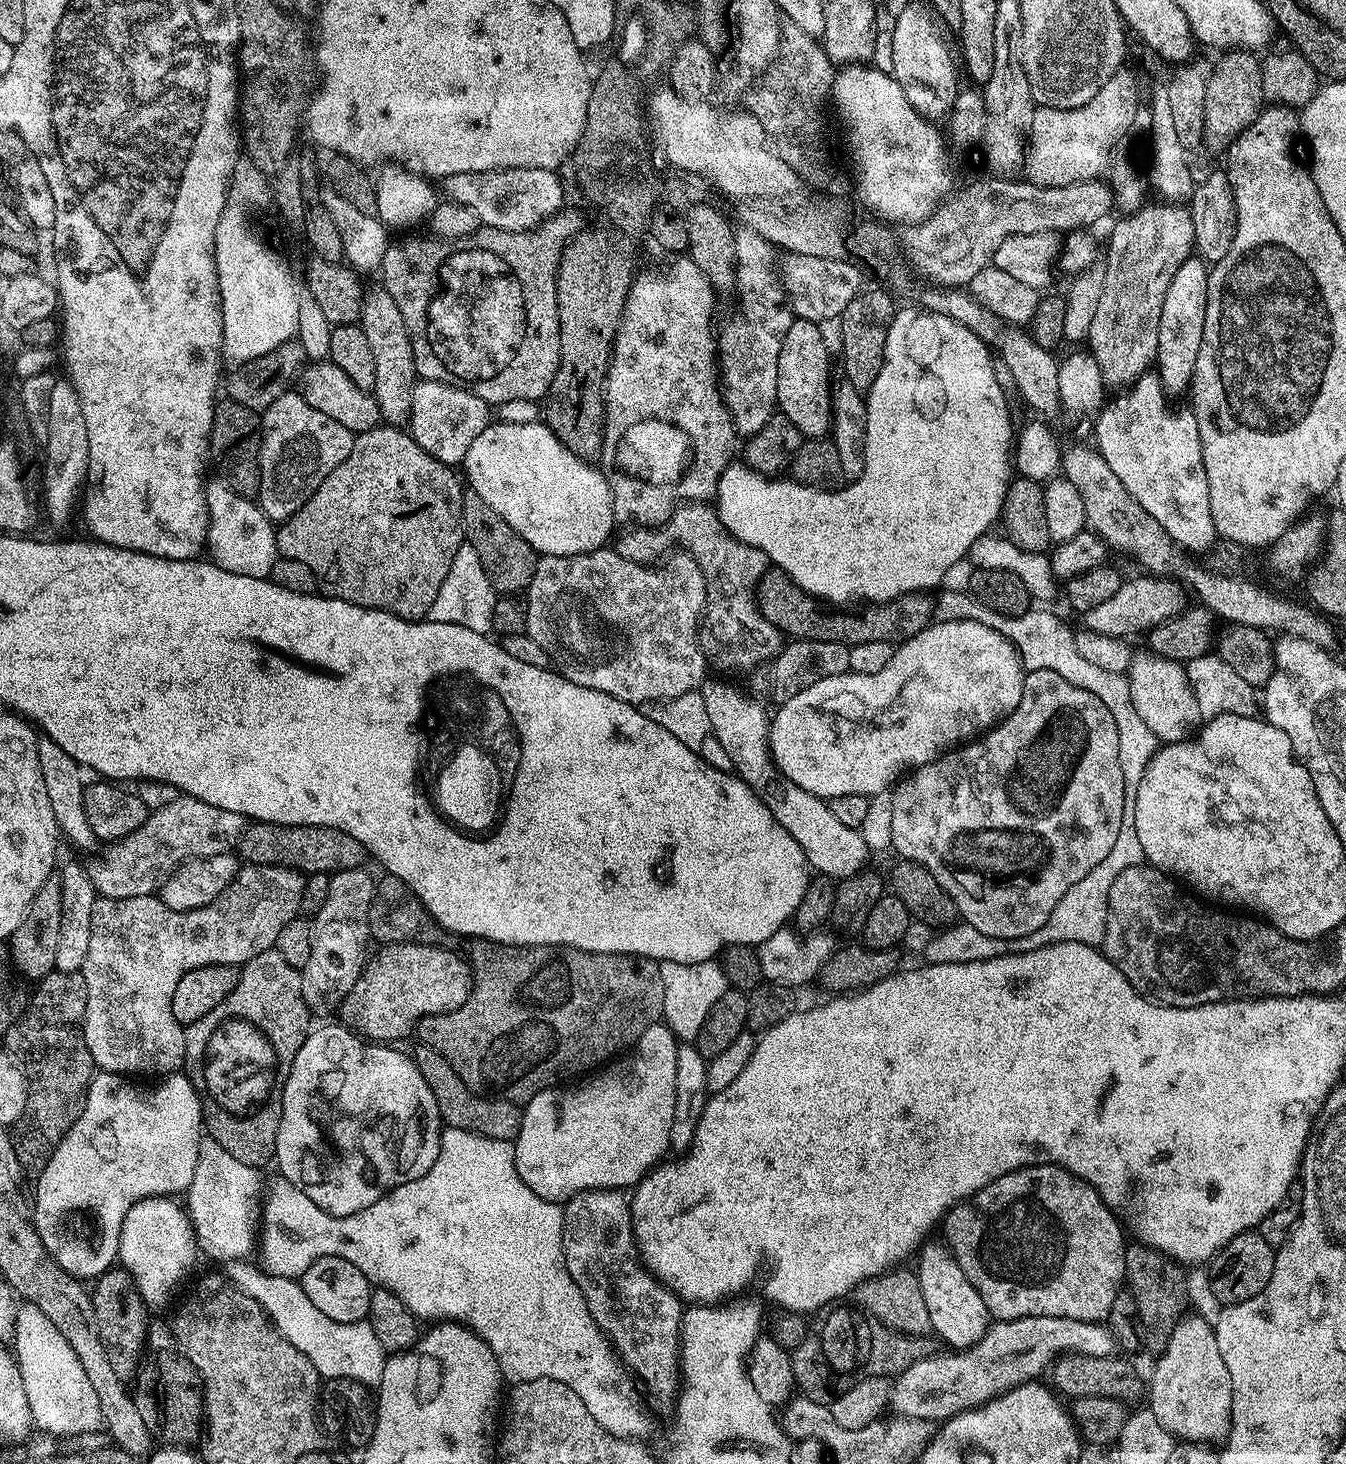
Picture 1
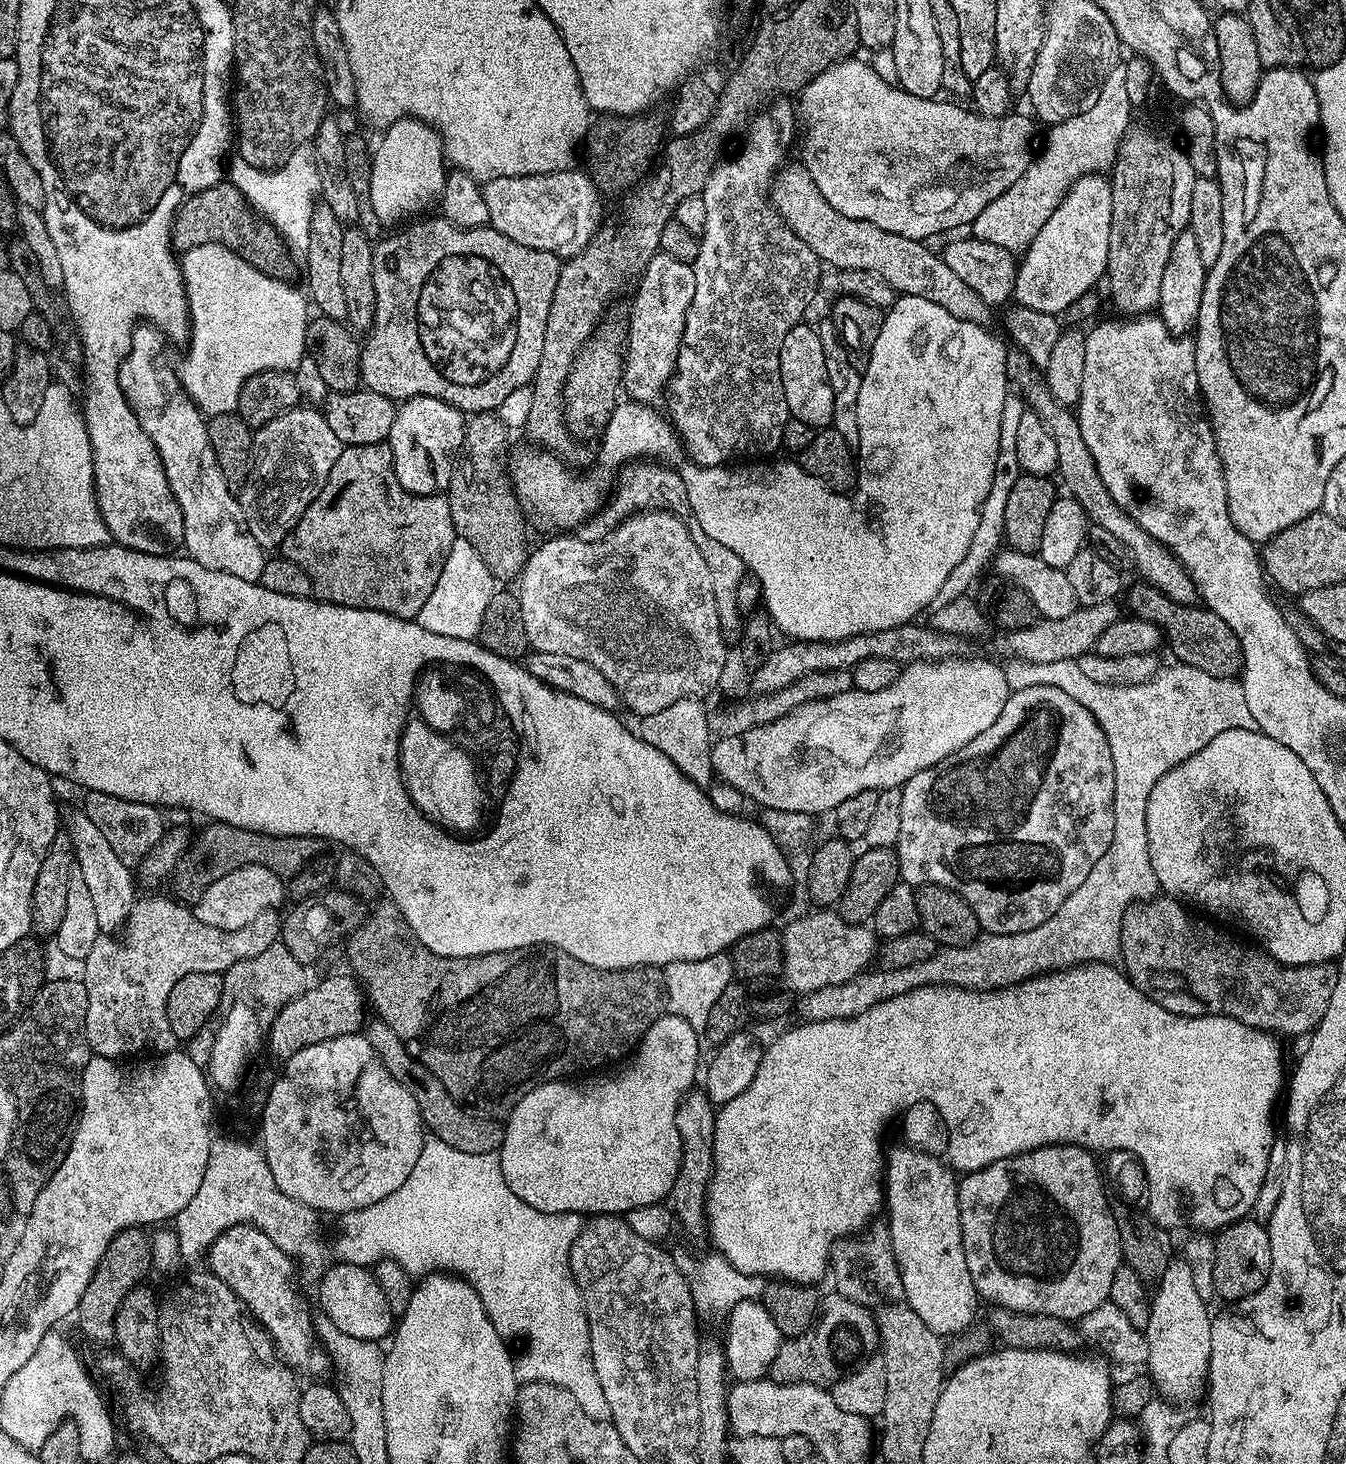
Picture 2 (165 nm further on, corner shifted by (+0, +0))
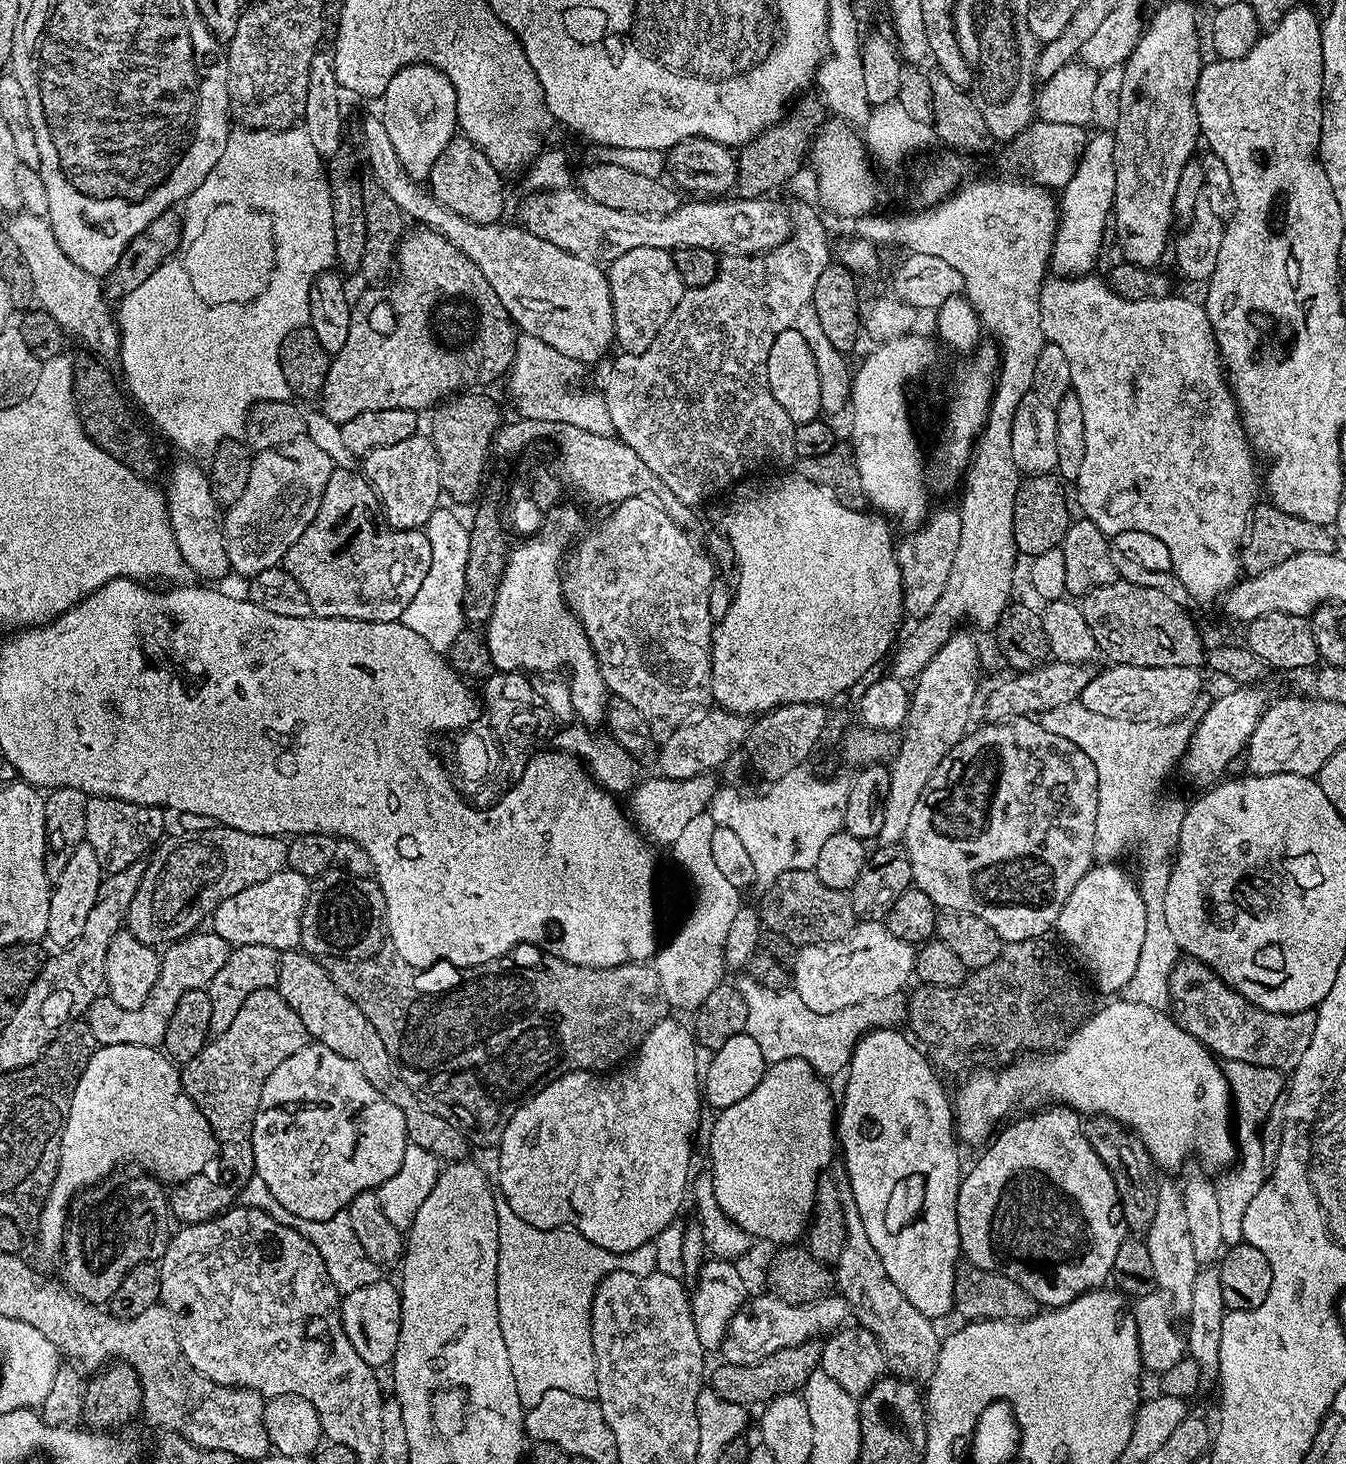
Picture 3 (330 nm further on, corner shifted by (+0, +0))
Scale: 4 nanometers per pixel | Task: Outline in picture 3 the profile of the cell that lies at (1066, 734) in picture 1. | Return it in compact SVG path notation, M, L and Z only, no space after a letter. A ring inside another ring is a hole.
M1013 718L1003 722L985 723L985 728L969 731L938 762L934 774L930 774L930 782L926 782L926 790L918 797L906 826L902 846L908 852L912 867L912 882L935 902L937 909L950 912L969 912L977 915L997 931L1004 942L1029 942L1049 935L1056 926L1058 914L1062 914L1062 906L1066 906L1066 898L1070 898L1070 890L1078 886L1088 869L1093 867L1096 854L1096 819L1098 818L1098 774L1094 770L1094 762L1086 758L1086 754L1074 742L1062 738L1053 732L1047 732L1043 723L1036 718Z

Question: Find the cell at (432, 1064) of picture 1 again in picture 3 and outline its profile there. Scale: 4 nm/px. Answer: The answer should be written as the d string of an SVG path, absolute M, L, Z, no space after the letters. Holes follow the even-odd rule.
M293 950L291 952L280 953L280 973L276 979L275 987L289 1006L302 1018L302 1024L306 1026L309 1037L317 1044L325 1044L334 1054L342 1054L342 1058L350 1058L362 1074L366 1074L366 1082L382 1094L398 1110L402 1110L402 1118L406 1118L406 1134L408 1135L409 1144L422 1146L422 1150L430 1150L444 1162L460 1162L465 1159L464 1156L470 1149L470 1141L457 1128L450 1126L446 1118L431 1112L427 1106L421 1102L402 1082L400 1069L396 1067L395 1062L390 1058L389 1052L386 1051L386 1045L382 1043L378 1030L370 1026L370 1018L334 986L332 975L328 972L327 967L317 957L309 956L303 950Z

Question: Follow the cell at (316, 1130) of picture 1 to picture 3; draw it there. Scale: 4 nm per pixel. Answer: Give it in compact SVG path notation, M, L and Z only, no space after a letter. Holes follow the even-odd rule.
M310 1042L298 1050L298 1054L290 1054L290 1058L266 1078L262 1102L258 1102L258 1114L254 1118L252 1145L255 1175L270 1186L270 1194L278 1198L282 1207L290 1210L297 1220L329 1220L345 1211L358 1194L379 1189L381 1184L394 1178L409 1142L402 1110L382 1098L350 1058L334 1054L325 1044Z

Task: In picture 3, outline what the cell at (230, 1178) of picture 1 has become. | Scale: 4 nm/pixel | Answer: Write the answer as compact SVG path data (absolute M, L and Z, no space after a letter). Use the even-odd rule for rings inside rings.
M253 1175L252 1181L238 1193L238 1200L241 1205L260 1208L278 1222L296 1228L298 1234L302 1234L320 1251L326 1262L326 1270L330 1274L330 1282L334 1282L340 1293L347 1294L360 1290L362 1286L370 1286L381 1279L382 1269L374 1262L370 1262L370 1258L366 1258L366 1250L362 1250L362 1242L358 1242L356 1231L350 1226L347 1211L334 1214L334 1218L329 1220L297 1220L294 1214L290 1214L290 1210L281 1206L278 1198L274 1198L274 1194L270 1194L270 1186L266 1186L266 1182L262 1182L262 1178L258 1175Z

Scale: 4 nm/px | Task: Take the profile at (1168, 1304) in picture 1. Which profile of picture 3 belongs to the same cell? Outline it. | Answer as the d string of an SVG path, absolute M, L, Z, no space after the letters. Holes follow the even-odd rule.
M1089 1115L1083 1121L1083 1126L1090 1146L1094 1146L1094 1154L1102 1158L1106 1170L1110 1170L1110 1178L1114 1178L1114 1186L1118 1190L1122 1214L1129 1233L1148 1233L1150 1222L1154 1222L1154 1209L1158 1207L1160 1184L1158 1179L1156 1180L1157 1165L1146 1150L1146 1146L1127 1124L1119 1124L1109 1116Z

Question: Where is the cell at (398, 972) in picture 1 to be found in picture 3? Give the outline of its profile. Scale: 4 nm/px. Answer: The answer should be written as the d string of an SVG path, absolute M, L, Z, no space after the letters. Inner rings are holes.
M275 987L254 990L246 999L239 1001L237 1008L240 1009L225 1026L224 1033L217 1040L216 1037L209 1039L204 1048L198 1050L198 1054L194 1054L194 1058L190 1058L190 1062L180 1068L180 1080L184 1083L185 1094L191 1098L194 1106L198 1106L198 1110L213 1131L219 1148L218 1164L224 1167L220 1172L220 1180L225 1188L208 1188L207 1175L204 1174L192 1176L177 1185L169 1193L169 1209L171 1215L175 1219L177 1217L182 1220L180 1222L185 1225L200 1224L211 1217L219 1216L229 1207L228 1192L238 1194L252 1181L256 1170L252 1131L254 1118L258 1114L258 1102L262 1102L262 1086L266 1086L266 1078L270 1078L270 1074L274 1074L275 1068L282 1066L282 1062L286 1062L290 1054L298 1054L298 1050L302 1050L310 1043L302 1018L298 1018L298 1014L280 997Z

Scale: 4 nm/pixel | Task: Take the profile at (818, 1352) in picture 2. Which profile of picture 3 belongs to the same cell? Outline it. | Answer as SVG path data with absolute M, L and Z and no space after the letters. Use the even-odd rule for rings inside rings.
M808 1340L798 1346L790 1346L786 1350L778 1350L778 1354L770 1354L770 1358L762 1358L762 1362L753 1364L717 1363L716 1369L710 1372L710 1387L717 1396L726 1402L734 1402L745 1406L763 1406L775 1396L796 1394L803 1389L810 1374L817 1371L820 1363L821 1345L816 1340Z

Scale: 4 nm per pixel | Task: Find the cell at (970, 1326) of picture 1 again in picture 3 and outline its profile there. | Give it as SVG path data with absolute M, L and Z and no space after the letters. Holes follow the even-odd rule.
M874 1028L865 1032L856 1047L851 1049L852 1061L848 1064L848 1081L844 1084L844 1101L841 1104L839 1101L838 1104L838 1119L834 1124L834 1132L838 1137L839 1151L840 1148L844 1151L844 1168L848 1171L846 1186L854 1194L854 1202L858 1206L862 1226L866 1226L866 1238L870 1238L874 1250L878 1250L878 1258L882 1258L882 1266L886 1266L886 1274L890 1278L890 1282L894 1282L894 1286L898 1286L898 1290L902 1290L906 1302L910 1302L910 1306L914 1306L914 1310L918 1310L929 1320L936 1322L939 1321L939 1316L944 1316L947 1312L951 1313L954 1308L954 1278L956 1269L962 1260L958 1218L956 1217L962 1167L960 1168L960 1152L956 1149L958 1137L954 1127L953 1101L948 1101L948 1096L944 1093L944 1084L936 1077L938 1072L933 1061L907 1035L904 1037L902 1033L903 1031L894 1028Z

